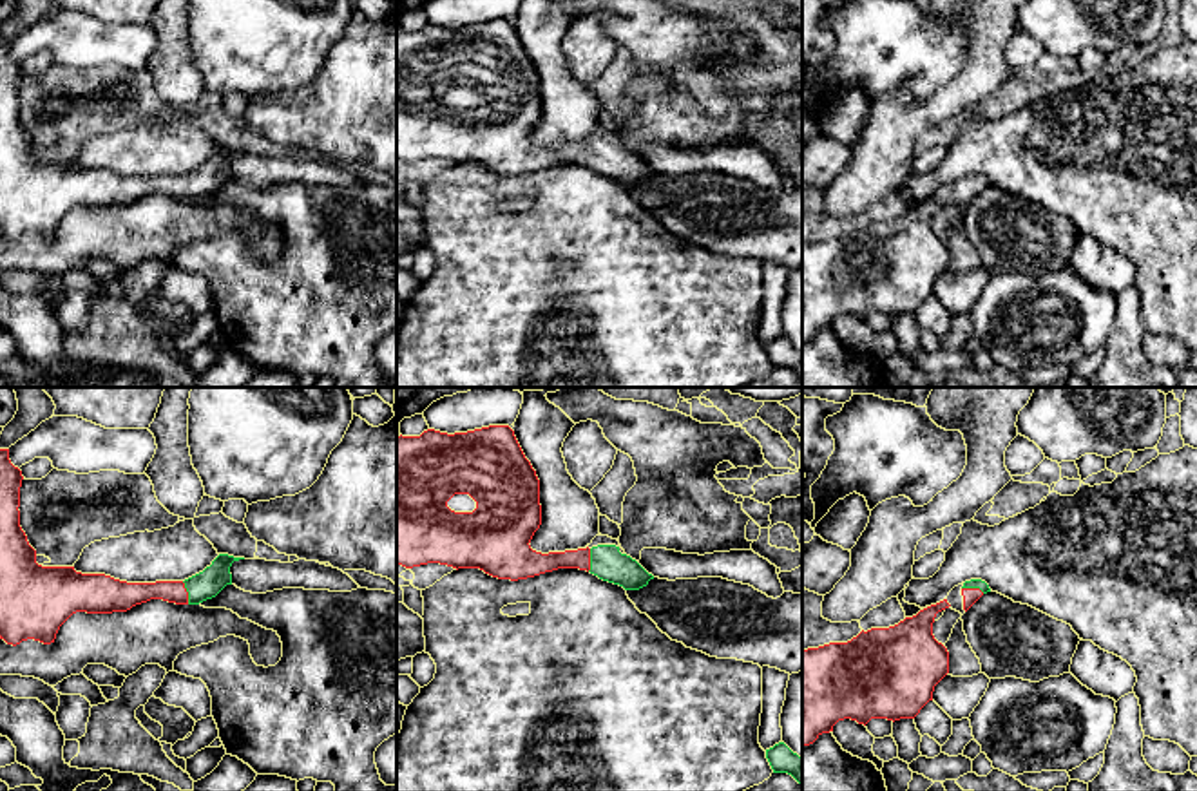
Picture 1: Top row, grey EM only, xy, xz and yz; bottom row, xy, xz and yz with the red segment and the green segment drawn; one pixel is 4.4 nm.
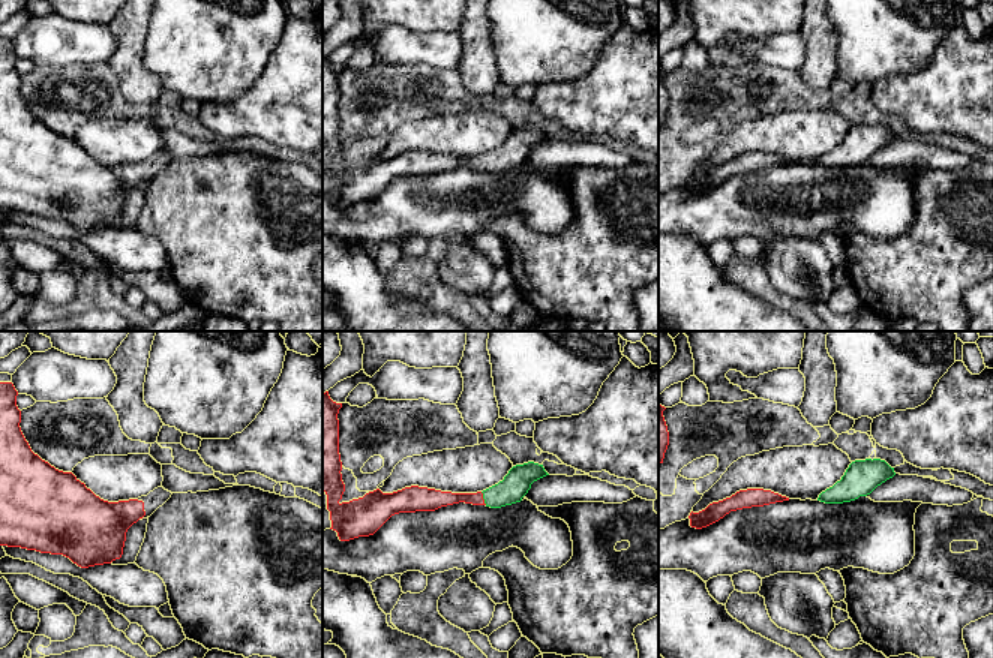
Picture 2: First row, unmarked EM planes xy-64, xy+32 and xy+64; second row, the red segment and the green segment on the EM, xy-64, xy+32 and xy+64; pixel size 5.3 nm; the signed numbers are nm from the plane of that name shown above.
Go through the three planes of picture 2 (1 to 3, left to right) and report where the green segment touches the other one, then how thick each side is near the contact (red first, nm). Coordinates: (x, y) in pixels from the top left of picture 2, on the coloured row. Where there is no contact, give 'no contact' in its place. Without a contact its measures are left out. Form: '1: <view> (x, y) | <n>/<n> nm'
1: no contact
2: xy+32 (482, 498) | 100/150 nm
3: no contact

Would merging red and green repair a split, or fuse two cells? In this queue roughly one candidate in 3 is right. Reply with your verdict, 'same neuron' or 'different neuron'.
same neuron

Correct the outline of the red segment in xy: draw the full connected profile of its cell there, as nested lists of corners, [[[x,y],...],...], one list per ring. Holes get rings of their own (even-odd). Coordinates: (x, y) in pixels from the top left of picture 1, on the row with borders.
[[[0,449],[0,639],[7,644],[16,646],[27,639],[51,644],[60,626],[76,612],[127,612],[150,599],[199,605],[232,585],[230,567],[234,561],[244,559],[219,554],[210,567],[185,581],[156,583],[127,583],[105,574],[81,574],[74,567],[42,567],[36,563],[36,550],[29,545],[20,527],[22,480],[22,471],[9,460],[9,449]]]

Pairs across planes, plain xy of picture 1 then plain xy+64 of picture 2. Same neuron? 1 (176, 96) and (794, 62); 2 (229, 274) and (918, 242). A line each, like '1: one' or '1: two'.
1: two
2: one

